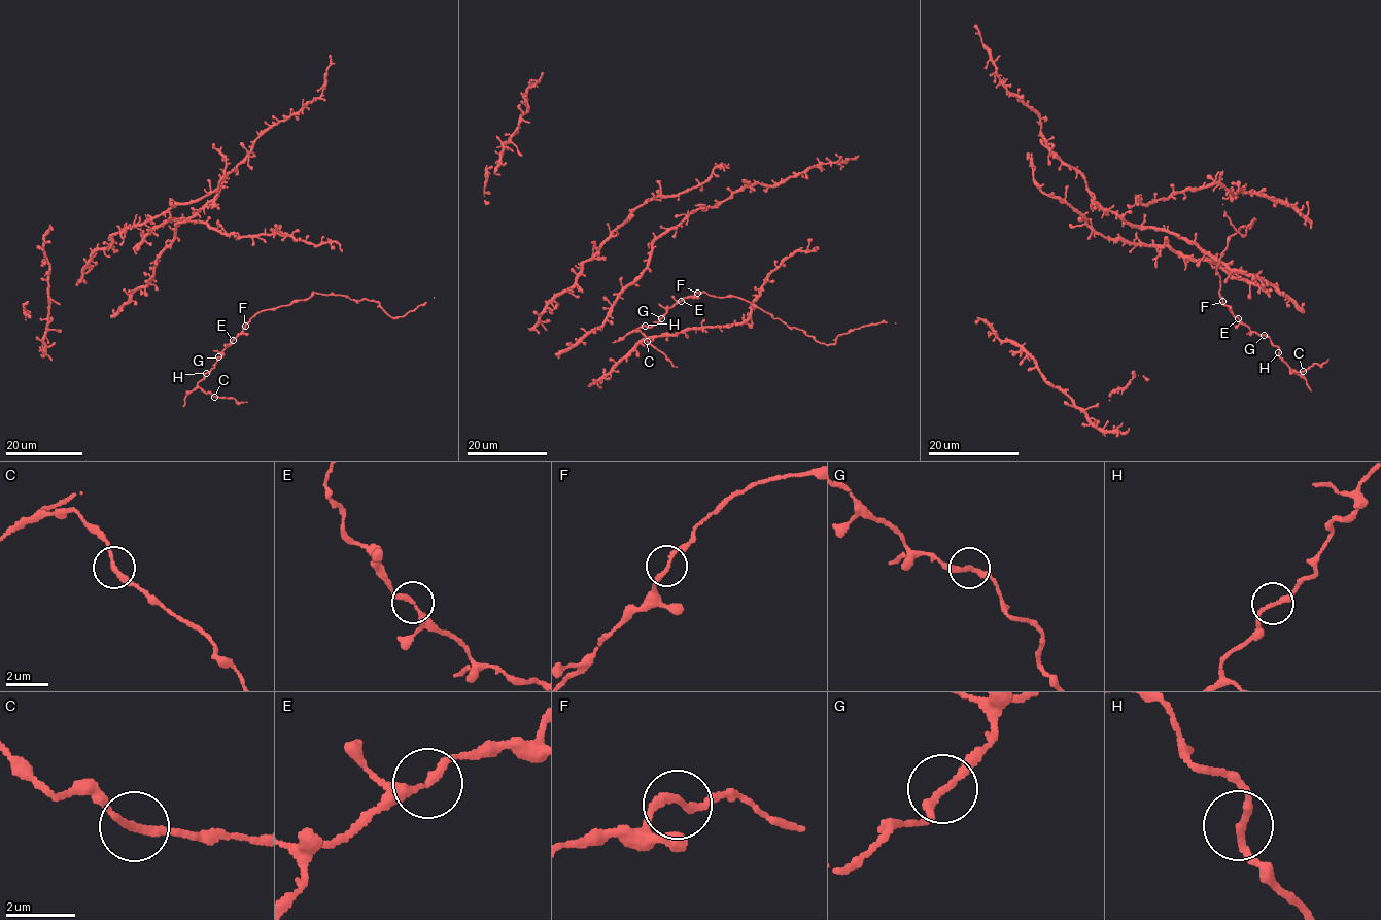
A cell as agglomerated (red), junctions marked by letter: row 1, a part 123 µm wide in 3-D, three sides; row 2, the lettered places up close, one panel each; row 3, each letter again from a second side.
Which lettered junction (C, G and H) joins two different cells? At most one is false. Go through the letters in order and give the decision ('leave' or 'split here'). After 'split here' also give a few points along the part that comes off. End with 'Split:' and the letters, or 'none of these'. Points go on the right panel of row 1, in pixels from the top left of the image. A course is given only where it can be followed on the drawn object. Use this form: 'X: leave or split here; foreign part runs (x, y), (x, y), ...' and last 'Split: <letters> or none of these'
C: leave
G: leave
H: leave
Split: none of these

